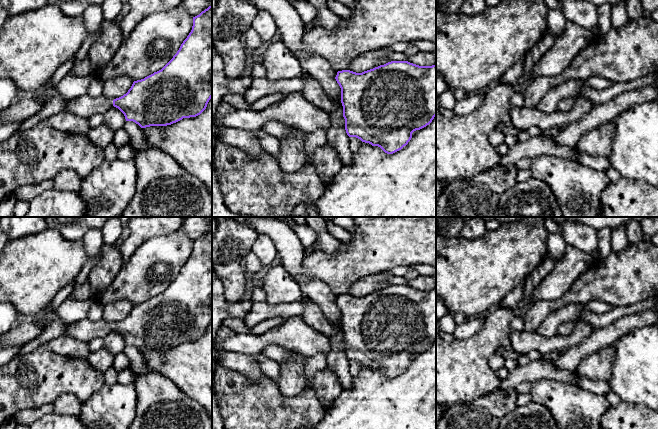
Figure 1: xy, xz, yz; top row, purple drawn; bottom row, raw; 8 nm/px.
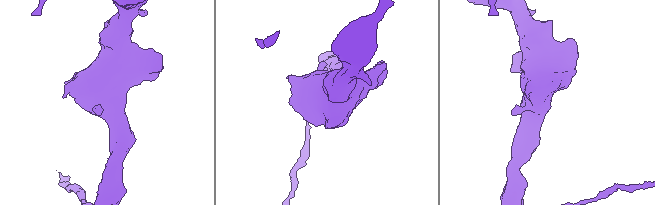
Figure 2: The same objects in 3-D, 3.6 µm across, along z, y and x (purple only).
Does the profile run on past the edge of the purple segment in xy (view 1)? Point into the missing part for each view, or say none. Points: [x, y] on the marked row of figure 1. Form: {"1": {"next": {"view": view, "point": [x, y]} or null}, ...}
{"1": {"next": {"view": "xy", "point": [84, 106]}}}

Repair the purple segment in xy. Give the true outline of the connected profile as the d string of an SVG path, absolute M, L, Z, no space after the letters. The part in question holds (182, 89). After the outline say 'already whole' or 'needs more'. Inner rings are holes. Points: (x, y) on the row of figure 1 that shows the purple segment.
M212 6L193 17L192 30L181 44L173 58L159 71L134 81L131 88L123 96L111 100L104 95L92 97L87 93L69 100L63 111L80 118L89 119L94 114L103 115L111 107L118 108L125 116L126 121L133 121L141 128L150 126L167 126L183 118L196 117L207 107L212 98Z | needs more

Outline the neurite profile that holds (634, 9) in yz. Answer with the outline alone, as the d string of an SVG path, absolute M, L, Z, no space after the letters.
M627 0L626 9L628 20L637 20L642 16L643 8L641 6L640 0Z

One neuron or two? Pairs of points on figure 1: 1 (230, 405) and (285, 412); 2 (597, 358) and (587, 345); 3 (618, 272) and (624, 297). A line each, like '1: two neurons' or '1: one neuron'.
1: one neuron
2: two neurons
3: one neuron

